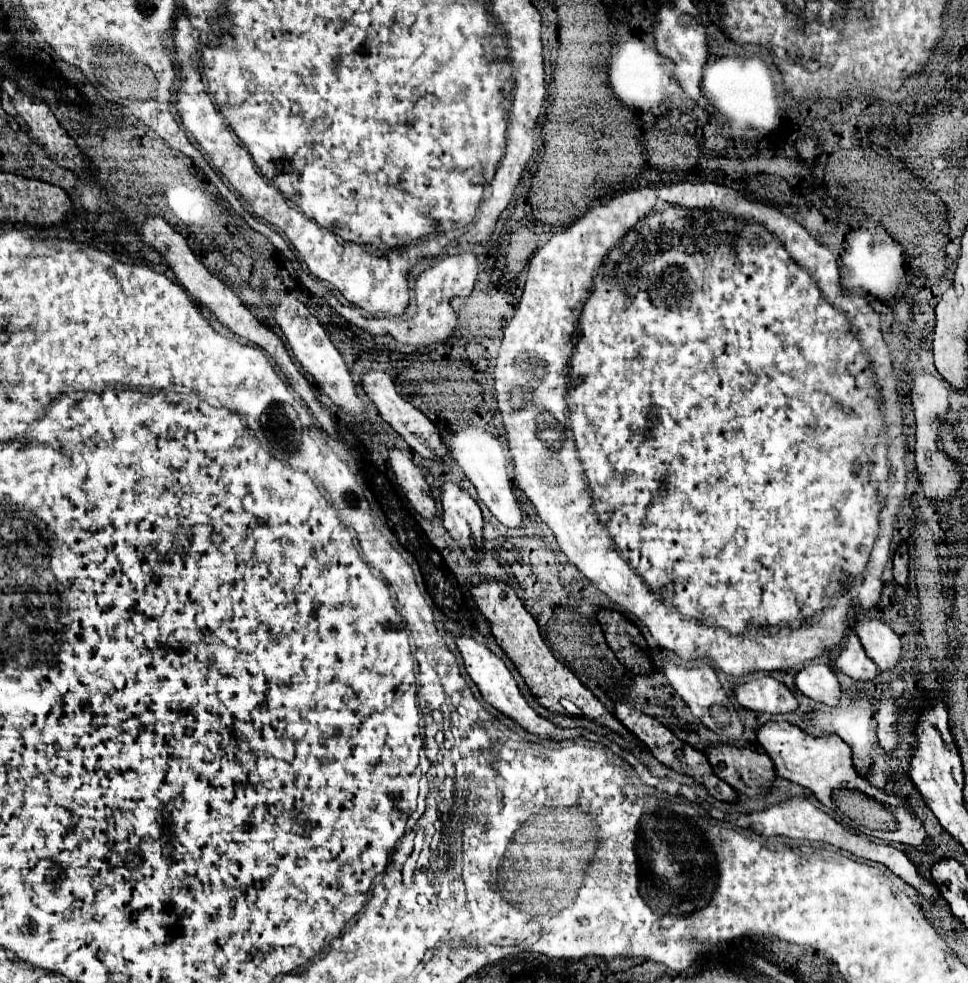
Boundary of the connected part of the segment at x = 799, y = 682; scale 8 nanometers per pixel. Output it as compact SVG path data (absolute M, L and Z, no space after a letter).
M815 661L811 665L805 665L801 671L797 671L795 687L803 695L821 701L825 705L837 705L841 693L839 681L825 661Z

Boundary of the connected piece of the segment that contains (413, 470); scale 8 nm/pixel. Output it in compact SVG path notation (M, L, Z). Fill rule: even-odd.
M389 449L389 463L397 477L397 483L405 491L407 499L415 507L417 513L421 513L427 519L435 517L435 501L429 495L429 485L423 477L421 467L413 461L413 453L409 449Z

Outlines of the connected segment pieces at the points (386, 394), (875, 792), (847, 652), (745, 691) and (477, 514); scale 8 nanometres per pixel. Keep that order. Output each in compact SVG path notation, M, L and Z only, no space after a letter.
M369 369L361 375L361 387L365 391L365 395L373 401L373 405L377 407L377 411L381 413L381 417L409 443L409 447L413 451L417 451L421 457L431 457L431 459L439 459L447 453L447 447L441 443L439 431L437 427L411 403L407 403L407 399L403 399L397 391L395 385L391 381L391 377L385 371L377 371L377 369Z
M767 721L765 725L759 727L757 741L765 749L765 753L771 757L777 775L811 789L815 793L815 797L825 807L833 809L835 813L837 813L837 805L831 799L833 789L857 789L857 791L881 801L883 805L901 805L899 797L871 787L867 781L863 781L855 773L855 767L851 763L851 747L847 747L843 741L839 741L837 735L811 737L787 721Z
M851 633L845 639L845 647L833 659L833 665L857 681L869 681L877 675L877 665L867 657L867 653L855 633Z
M761 675L757 679L751 679L749 683L741 683L733 687L733 693L741 707L753 711L777 715L797 709L797 701L793 693L783 683L779 683L769 675Z
M445 481L441 485L441 503L445 529L457 539L465 553L475 559L473 549L479 549L483 539L483 517L477 501L459 485Z

